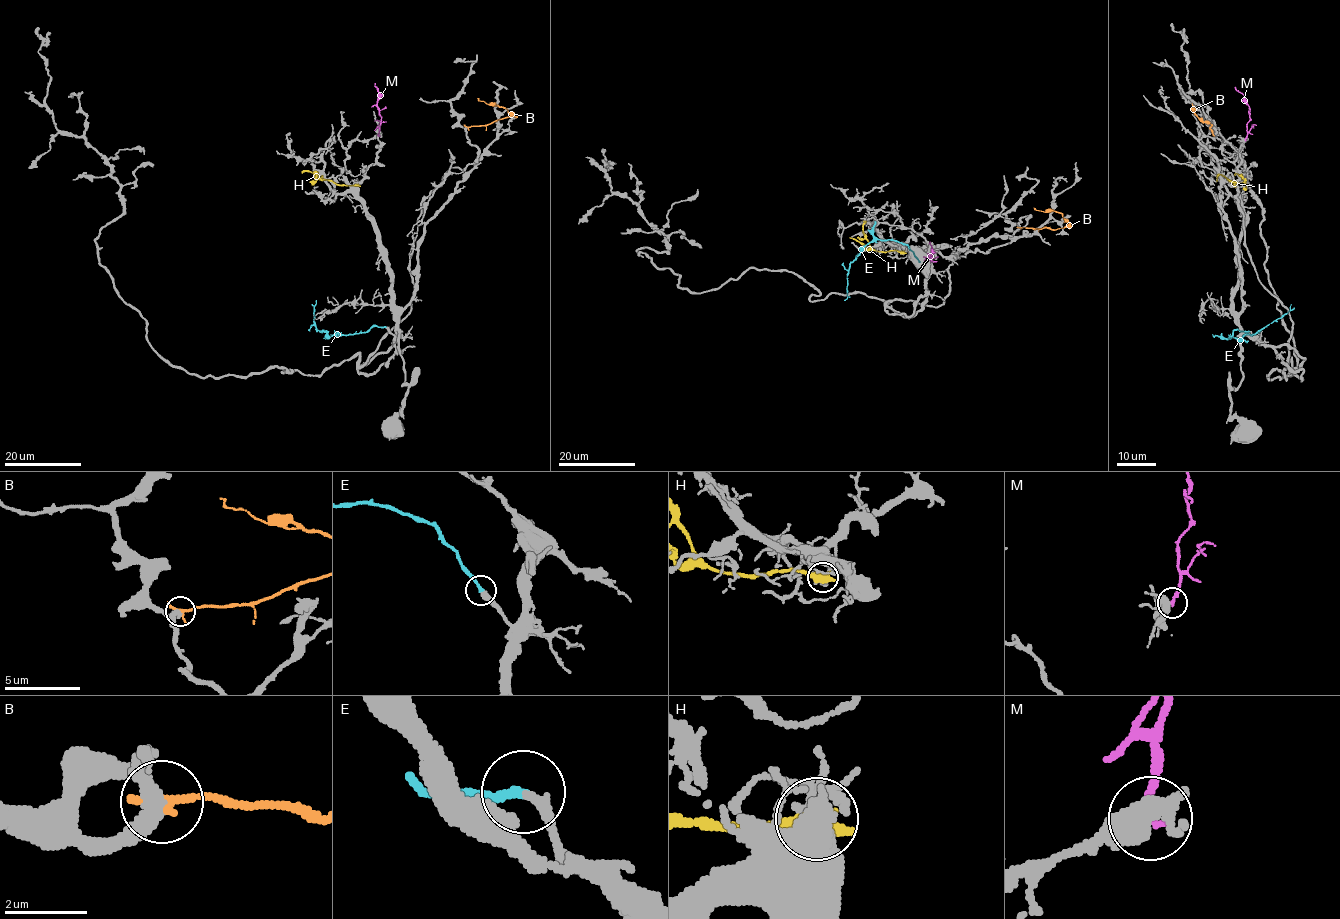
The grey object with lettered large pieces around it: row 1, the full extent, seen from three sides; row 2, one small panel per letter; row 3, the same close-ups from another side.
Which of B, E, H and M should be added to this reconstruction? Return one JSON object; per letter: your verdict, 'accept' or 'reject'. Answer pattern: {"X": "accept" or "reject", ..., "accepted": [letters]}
{"B": "reject", "E": "accept", "H": "reject", "M": "accept", "accepted": ["E", "M"]}

